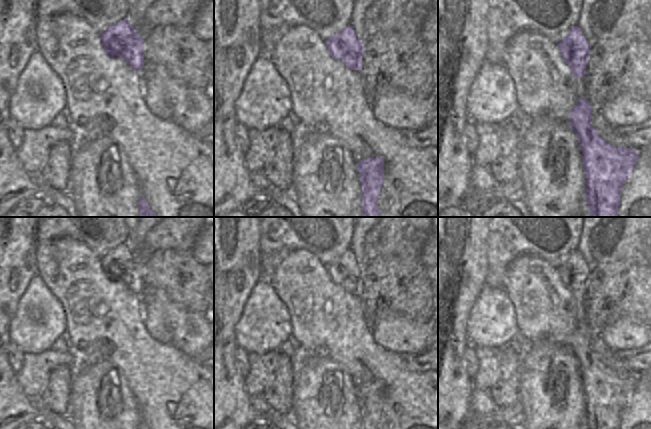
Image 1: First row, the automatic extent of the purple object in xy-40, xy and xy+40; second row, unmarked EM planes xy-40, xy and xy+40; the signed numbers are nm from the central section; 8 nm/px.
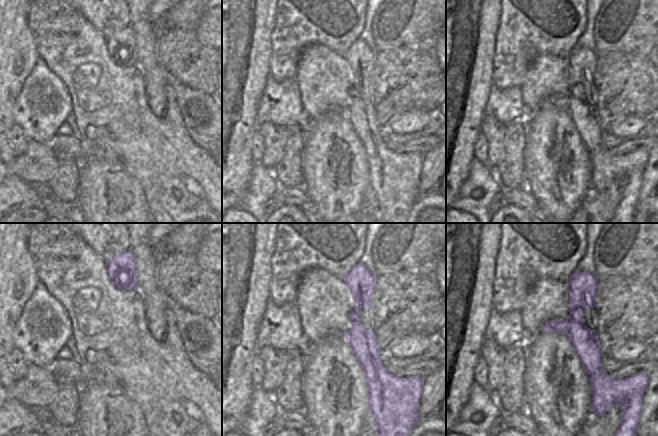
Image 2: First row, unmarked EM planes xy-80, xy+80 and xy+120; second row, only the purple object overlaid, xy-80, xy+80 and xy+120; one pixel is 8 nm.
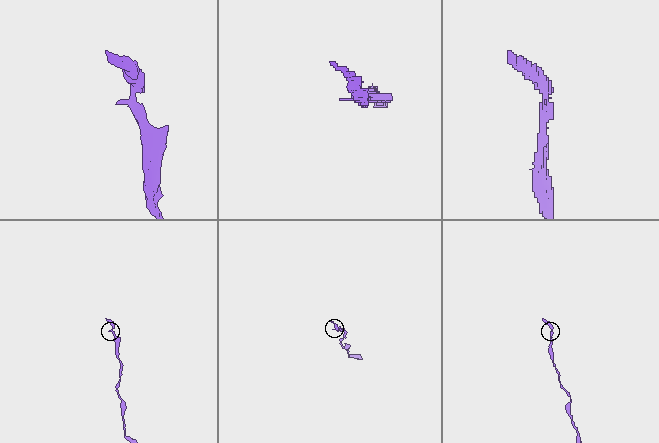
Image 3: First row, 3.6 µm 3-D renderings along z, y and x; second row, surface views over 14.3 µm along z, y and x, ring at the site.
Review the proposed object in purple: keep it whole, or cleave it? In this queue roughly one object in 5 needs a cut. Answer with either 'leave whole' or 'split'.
leave whole

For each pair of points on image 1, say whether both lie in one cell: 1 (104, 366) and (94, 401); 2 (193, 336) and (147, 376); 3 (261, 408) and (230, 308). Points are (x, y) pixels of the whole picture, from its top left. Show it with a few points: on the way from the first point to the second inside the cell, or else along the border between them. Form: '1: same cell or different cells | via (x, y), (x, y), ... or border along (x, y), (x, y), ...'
1: same cell | via (102, 375), (96, 392)
2: different cells | border along (156, 340), (162, 343), (170, 343), (194, 359)
3: different cells | border along (249, 396), (251, 406), (259, 418)

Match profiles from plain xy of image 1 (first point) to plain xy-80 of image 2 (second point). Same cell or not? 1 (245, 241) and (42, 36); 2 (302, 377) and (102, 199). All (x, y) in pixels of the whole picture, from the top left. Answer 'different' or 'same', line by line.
1: different
2: same

